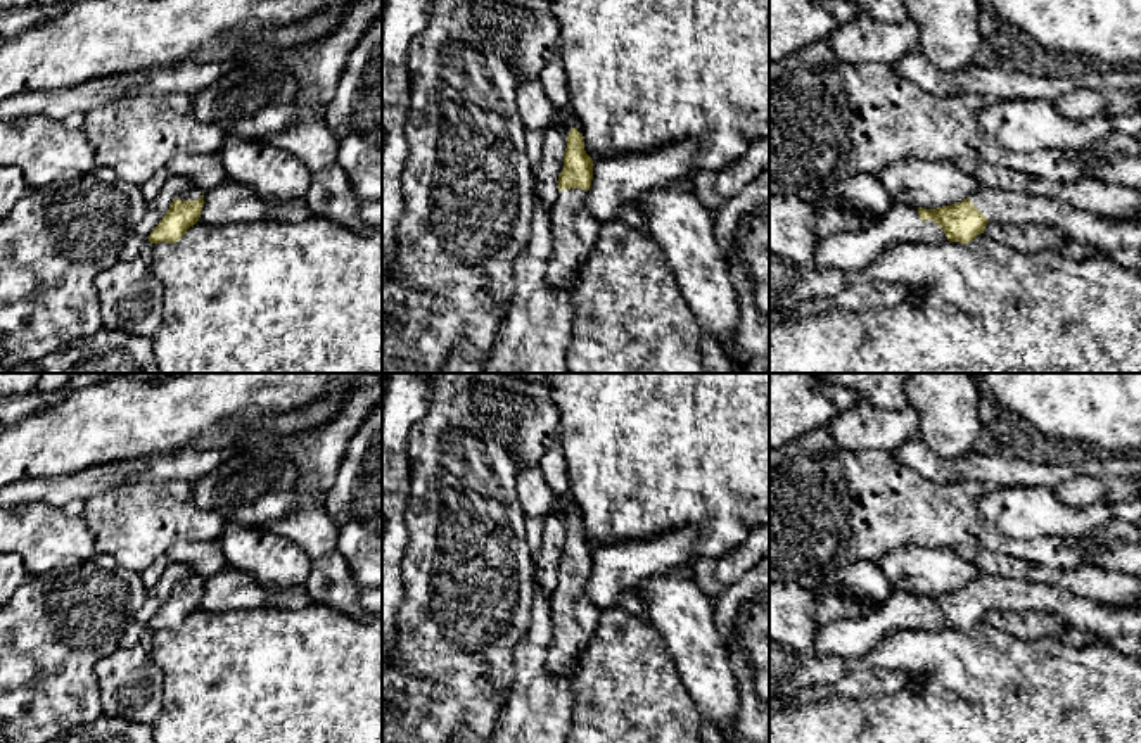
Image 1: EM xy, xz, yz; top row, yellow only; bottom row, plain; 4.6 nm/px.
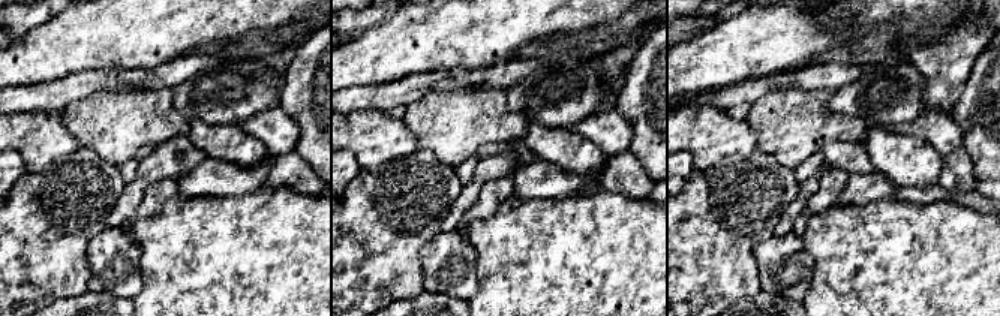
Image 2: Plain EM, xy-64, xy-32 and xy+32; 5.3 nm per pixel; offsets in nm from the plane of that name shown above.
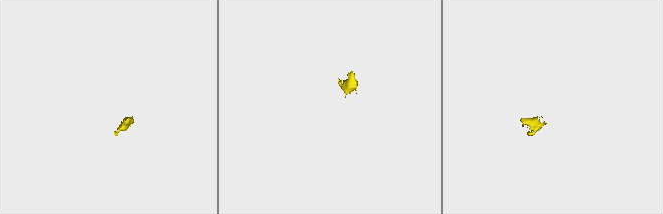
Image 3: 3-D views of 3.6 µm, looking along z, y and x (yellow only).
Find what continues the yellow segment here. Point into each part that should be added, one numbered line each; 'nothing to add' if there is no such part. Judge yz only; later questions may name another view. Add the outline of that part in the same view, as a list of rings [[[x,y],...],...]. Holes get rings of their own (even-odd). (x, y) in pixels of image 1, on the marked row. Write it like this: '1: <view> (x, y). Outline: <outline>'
1: yz (1119, 241). Outline: [[[978,187],[972,204],[989,223],[1048,225],[1068,240],[1087,245],[1098,256],[1141,275],[1141,219],[1101,218],[1072,204]]]
2: yz (849, 251). Outline: [[[892,202],[875,226],[844,230],[821,238],[814,247],[814,263],[818,268],[852,273],[866,270],[892,245],[940,242],[947,242],[944,230],[932,219],[921,221],[916,206]]]

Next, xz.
1: xz (560, 114). Outline: [[[570,105],[567,107],[555,107],[553,117],[550,121],[550,126],[560,123],[565,128],[565,138],[569,137],[569,131],[576,128],[579,133],[583,133],[579,119],[574,116]],[[548,126],[548,128],[550,128]]]
2: xz (574, 230). Outline: [[[560,190],[550,209],[553,230],[553,256],[546,266],[545,282],[551,289],[576,285],[600,233],[600,221],[584,207],[586,190]]]

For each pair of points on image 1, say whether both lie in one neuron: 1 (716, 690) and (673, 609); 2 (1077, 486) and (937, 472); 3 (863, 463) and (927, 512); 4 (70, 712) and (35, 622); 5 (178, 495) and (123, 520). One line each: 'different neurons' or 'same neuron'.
1: same neuron
2: different neurons
3: same neuron
4: same neuron
5: same neuron

